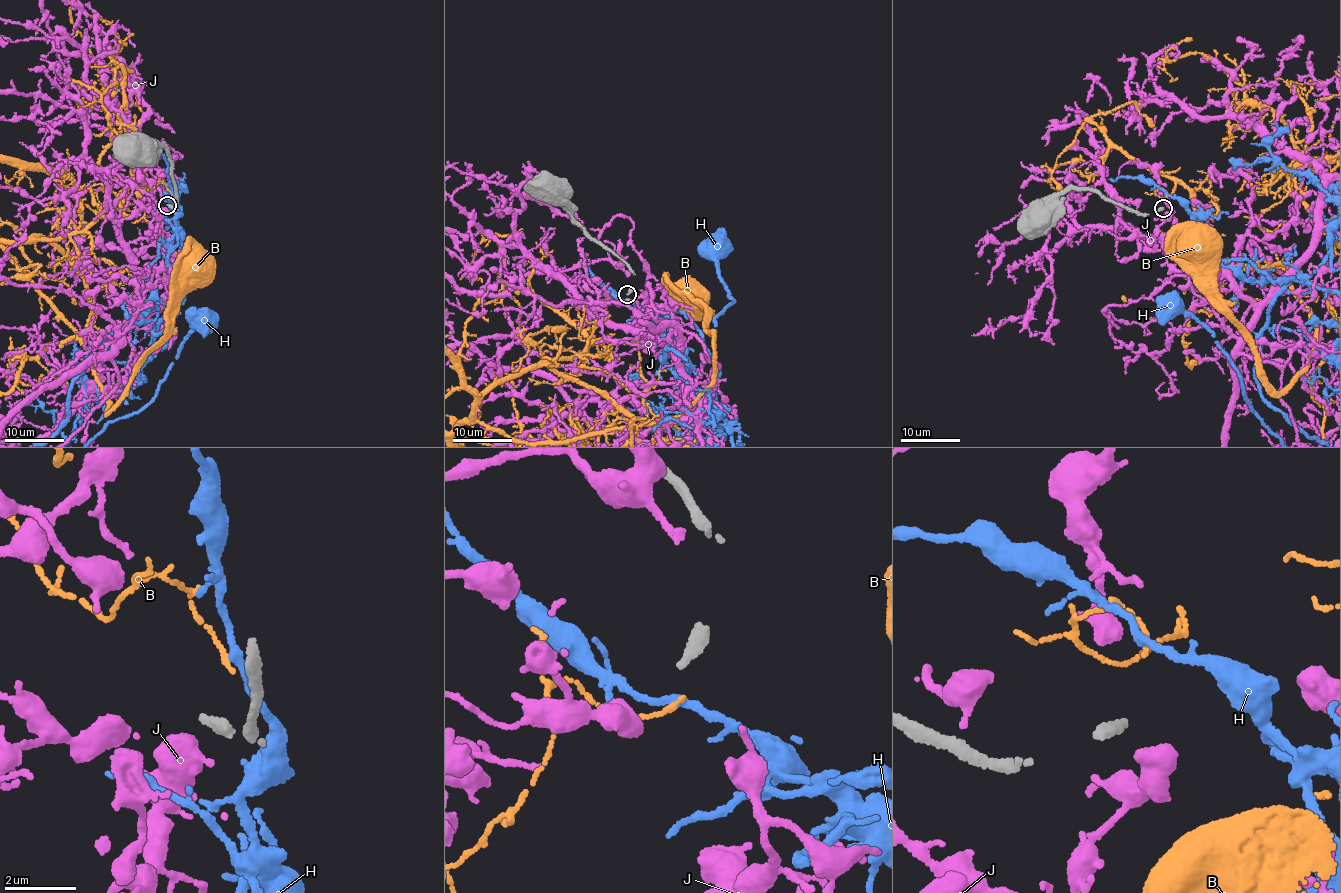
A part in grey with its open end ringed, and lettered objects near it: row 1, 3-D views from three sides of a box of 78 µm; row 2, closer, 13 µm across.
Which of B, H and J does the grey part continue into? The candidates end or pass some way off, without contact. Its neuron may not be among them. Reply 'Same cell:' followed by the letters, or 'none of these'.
Same cell: none of these

